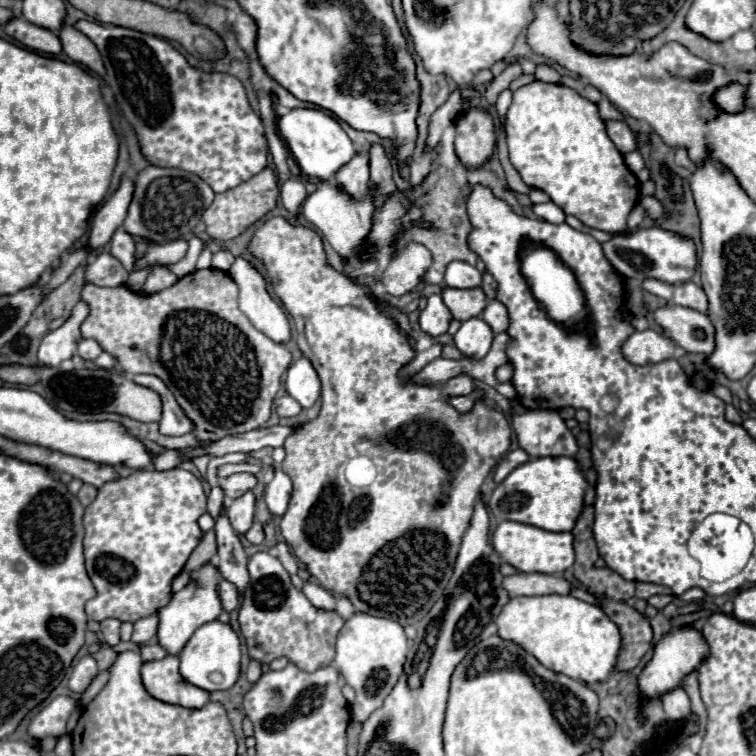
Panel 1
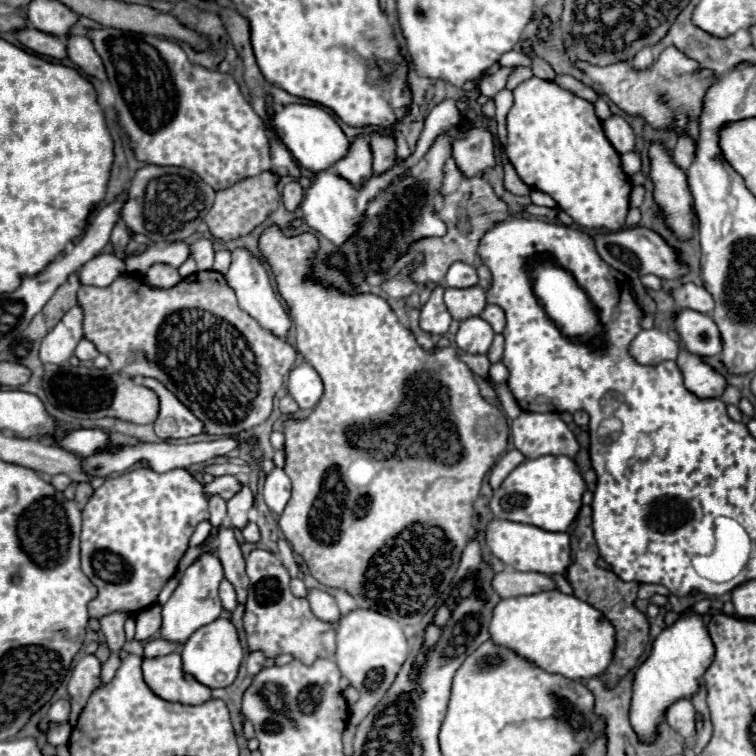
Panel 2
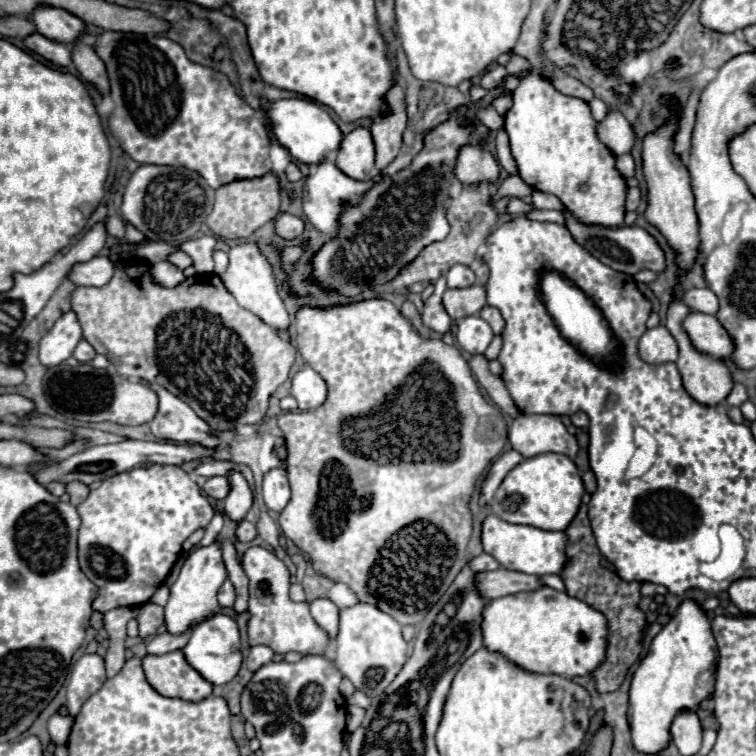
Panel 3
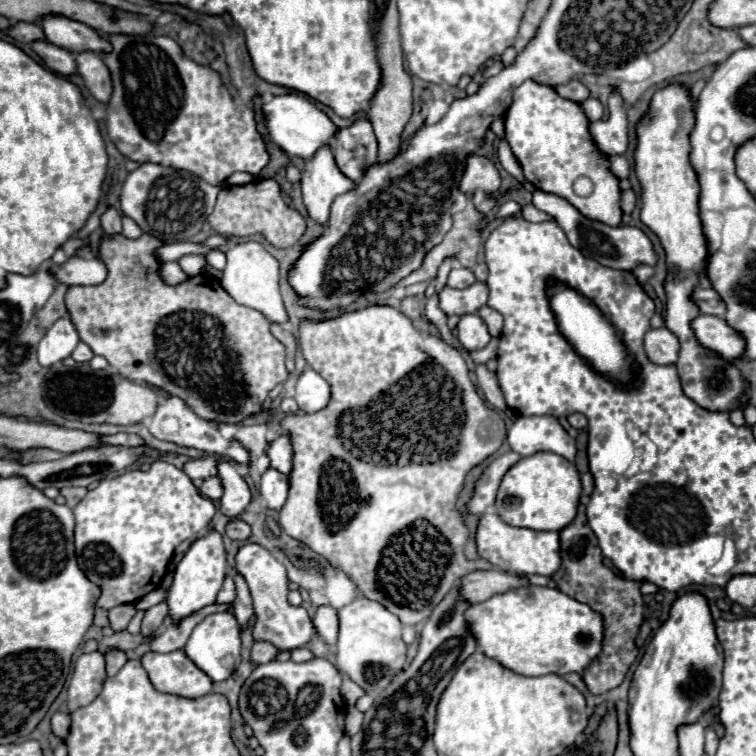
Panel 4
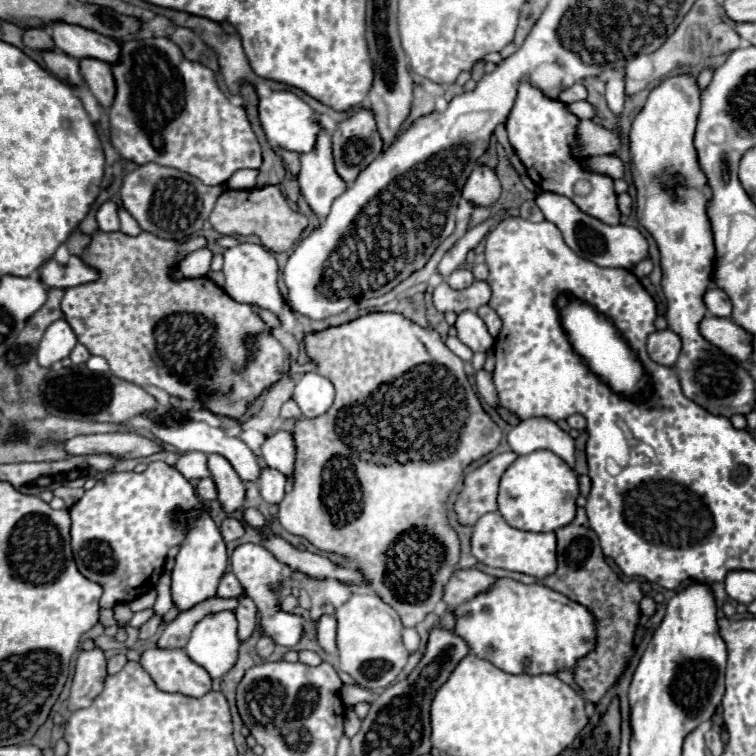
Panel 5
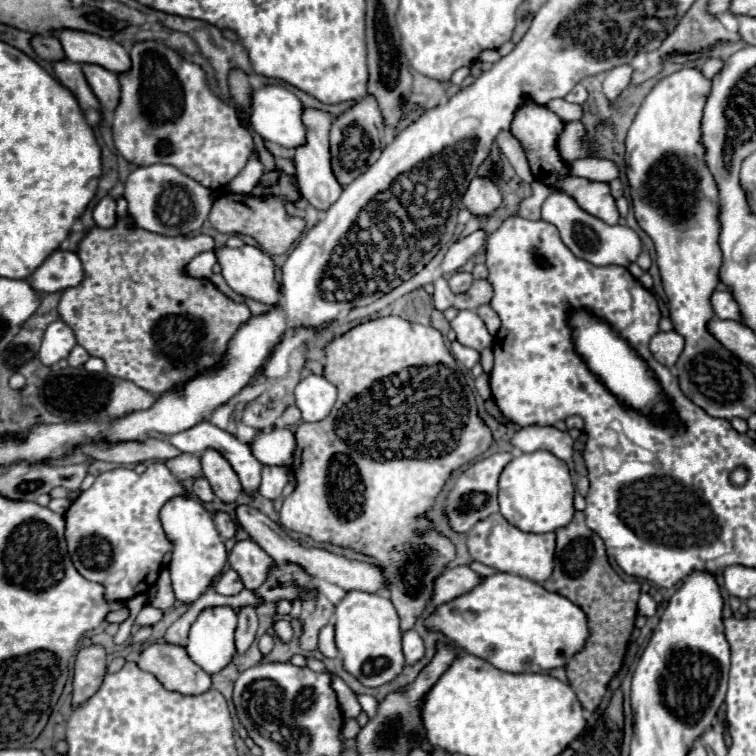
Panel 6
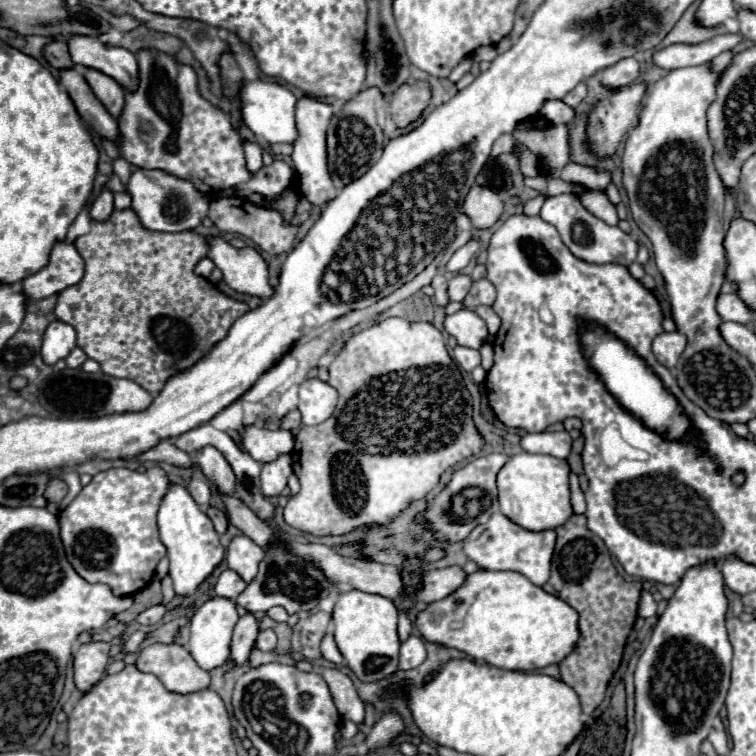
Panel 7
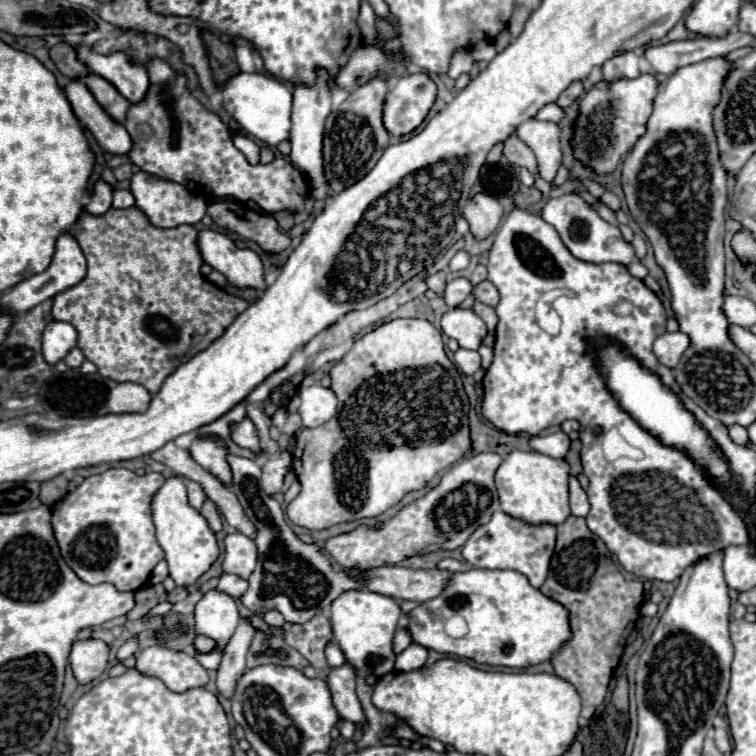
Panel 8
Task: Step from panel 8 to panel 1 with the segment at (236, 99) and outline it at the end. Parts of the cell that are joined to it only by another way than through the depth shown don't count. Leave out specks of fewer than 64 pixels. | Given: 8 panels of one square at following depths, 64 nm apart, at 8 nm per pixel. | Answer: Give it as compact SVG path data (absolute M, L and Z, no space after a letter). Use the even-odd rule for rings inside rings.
M296 108L278 120L278 132L290 148L290 154L296 158L302 174L318 180L330 180L352 156L356 156L356 148L348 134L342 130L338 120L334 120L324 110L314 108Z

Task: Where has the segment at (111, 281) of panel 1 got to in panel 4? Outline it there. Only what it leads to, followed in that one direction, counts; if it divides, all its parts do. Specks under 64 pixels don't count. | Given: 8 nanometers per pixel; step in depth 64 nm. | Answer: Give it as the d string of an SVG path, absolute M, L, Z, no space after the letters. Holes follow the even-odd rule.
M72 256L68 258L68 262L60 264L60 266L50 266L50 270L56 274L58 282L74 286L96 286L102 284L108 276L108 268L100 258L90 258L84 260L80 256Z

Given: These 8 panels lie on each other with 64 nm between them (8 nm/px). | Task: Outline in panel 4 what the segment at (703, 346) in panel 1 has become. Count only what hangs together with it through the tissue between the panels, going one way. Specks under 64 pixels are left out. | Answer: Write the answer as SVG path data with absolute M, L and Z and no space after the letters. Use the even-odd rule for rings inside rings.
M700 314L692 320L690 326L692 326L700 346L720 354L724 360L734 360L734 358L742 356L744 340L736 330L732 330L726 324L724 318Z

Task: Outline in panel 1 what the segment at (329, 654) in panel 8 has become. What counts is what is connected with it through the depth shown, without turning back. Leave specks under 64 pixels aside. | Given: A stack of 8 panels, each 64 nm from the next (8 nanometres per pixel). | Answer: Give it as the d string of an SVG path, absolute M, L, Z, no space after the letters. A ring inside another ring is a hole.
M304 582L302 592L304 592L306 598L308 598L314 606L318 606L318 608L324 608L324 610L334 610L334 608L336 608L334 596L332 596L328 590L324 590L322 586L318 586L318 584Z

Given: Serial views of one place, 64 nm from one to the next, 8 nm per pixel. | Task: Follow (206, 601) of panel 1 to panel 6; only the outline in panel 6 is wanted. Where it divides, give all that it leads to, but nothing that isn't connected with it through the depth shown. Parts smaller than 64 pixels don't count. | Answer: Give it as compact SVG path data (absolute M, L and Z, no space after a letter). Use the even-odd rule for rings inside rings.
M190 496L172 498L162 508L160 518L168 538L172 540L170 574L172 574L172 588L174 588L176 600L184 604L192 604L212 586L214 578L222 572L228 558L224 542L220 540L220 534L216 530L212 516L204 510L204 506L198 500Z

